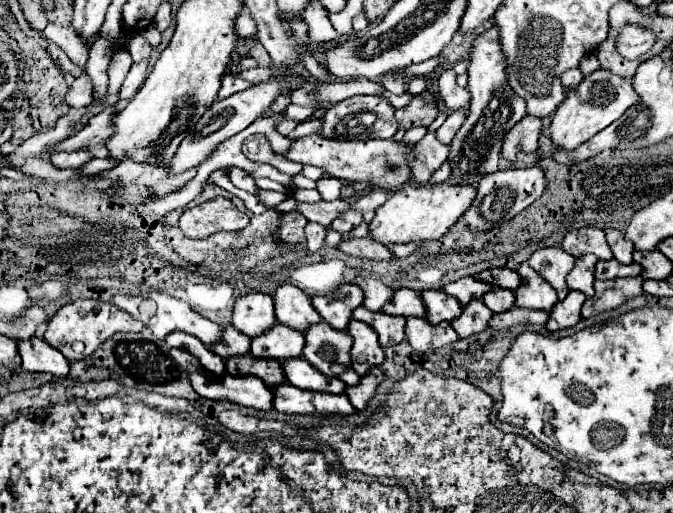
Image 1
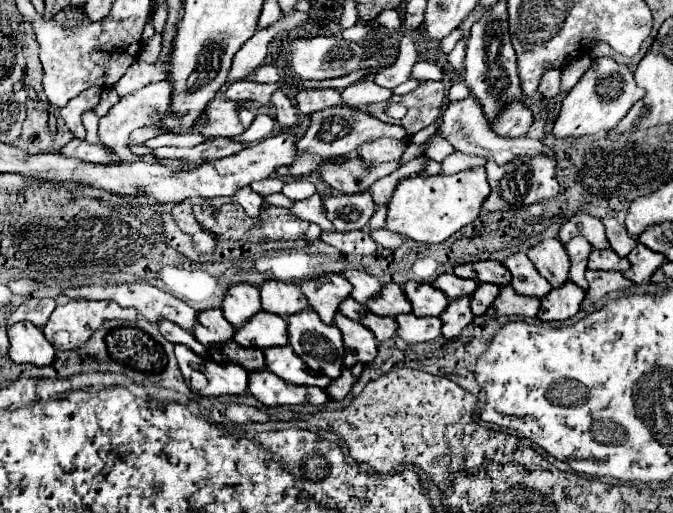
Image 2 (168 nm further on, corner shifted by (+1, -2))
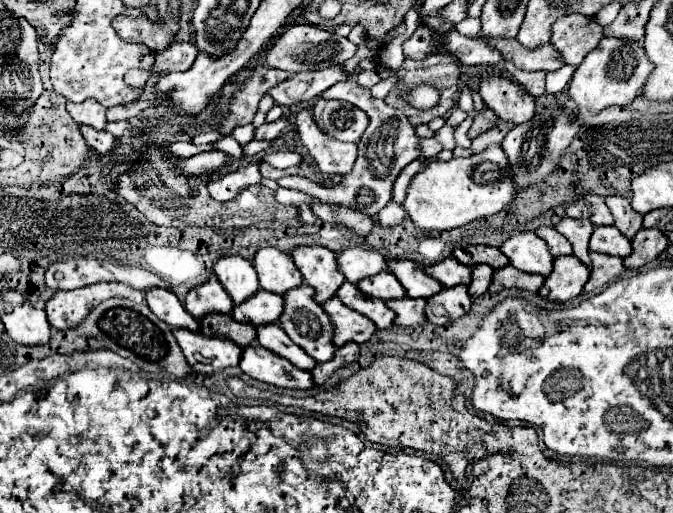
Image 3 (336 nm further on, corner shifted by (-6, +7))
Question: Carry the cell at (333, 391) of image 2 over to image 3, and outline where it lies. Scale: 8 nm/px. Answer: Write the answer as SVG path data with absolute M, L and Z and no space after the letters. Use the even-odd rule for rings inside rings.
M334 355L334 359L332 361L328 361L328 363L318 363L316 365L316 369L312 369L312 377L314 377L314 383L316 385L324 385L340 367L344 367L346 365L346 361L344 361L344 357L342 355Z

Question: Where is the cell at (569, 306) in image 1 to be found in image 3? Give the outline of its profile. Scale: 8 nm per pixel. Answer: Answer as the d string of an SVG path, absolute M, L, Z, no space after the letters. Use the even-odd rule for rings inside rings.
M574 255L558 257L554 261L554 269L538 291L540 297L556 303L570 301L582 293L582 287L590 279L590 271L584 263L580 263Z

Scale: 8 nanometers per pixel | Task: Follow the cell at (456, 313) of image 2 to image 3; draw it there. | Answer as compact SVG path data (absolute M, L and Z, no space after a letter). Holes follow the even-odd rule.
M456 285L456 287L444 287L440 293L432 295L432 299L428 299L428 307L426 307L426 317L430 323L436 325L446 325L452 323L456 319L460 319L462 315L466 315L472 307L472 297L468 295L468 287L464 285ZM432 303L434 305L442 305L444 307L444 315L434 315L432 313Z

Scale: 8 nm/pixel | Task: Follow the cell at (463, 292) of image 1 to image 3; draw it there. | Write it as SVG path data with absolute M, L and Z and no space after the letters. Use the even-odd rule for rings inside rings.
M448 257L440 263L434 263L434 265L428 265L424 267L424 271L438 279L444 287L454 287L454 285L468 285L472 281L472 269L458 263L454 257Z

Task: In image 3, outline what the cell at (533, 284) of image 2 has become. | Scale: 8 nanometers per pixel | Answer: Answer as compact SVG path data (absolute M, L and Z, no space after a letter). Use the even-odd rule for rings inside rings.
M518 233L510 237L500 251L510 259L510 265L524 273L538 273L546 277L552 271L554 259L548 253L548 245L544 239L536 237L536 233Z

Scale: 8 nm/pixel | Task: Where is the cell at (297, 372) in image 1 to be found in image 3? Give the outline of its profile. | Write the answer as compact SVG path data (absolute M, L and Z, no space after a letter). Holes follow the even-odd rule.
M280 325L256 327L256 331L258 331L258 343L262 347L288 359L294 367L300 367L304 371L306 369L312 371L312 367L316 365L316 359L312 359L310 355L304 355L304 351L300 351L300 347L296 347L296 343L292 343L288 339L288 335L284 335L284 329Z

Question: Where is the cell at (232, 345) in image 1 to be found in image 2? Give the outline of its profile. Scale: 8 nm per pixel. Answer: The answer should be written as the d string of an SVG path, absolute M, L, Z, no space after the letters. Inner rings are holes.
M207 308L197 314L197 324L193 326L193 336L205 344L221 344L233 338L233 326L225 320L221 308Z

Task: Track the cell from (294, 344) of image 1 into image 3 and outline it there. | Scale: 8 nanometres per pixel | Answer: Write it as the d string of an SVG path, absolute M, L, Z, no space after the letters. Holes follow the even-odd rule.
M260 289L256 295L246 299L242 305L236 305L232 311L232 317L238 323L262 327L262 325L278 323L280 311L284 311L284 299L280 295Z

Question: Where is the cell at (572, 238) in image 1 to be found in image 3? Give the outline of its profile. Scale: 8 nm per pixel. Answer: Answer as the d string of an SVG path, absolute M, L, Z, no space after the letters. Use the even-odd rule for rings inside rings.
M588 193L586 197L582 197L574 205L570 205L566 209L566 215L572 217L572 219L588 219L596 227L600 227L600 225L612 225L614 223L612 215L610 215L610 209L604 203L604 197L592 195L592 193Z

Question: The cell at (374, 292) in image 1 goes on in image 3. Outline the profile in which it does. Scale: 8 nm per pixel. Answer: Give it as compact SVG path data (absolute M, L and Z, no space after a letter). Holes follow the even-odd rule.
M352 247L342 251L338 257L338 267L344 273L344 277L350 283L358 283L360 279L378 275L386 267L384 255L380 255L374 249L364 249L364 247Z

